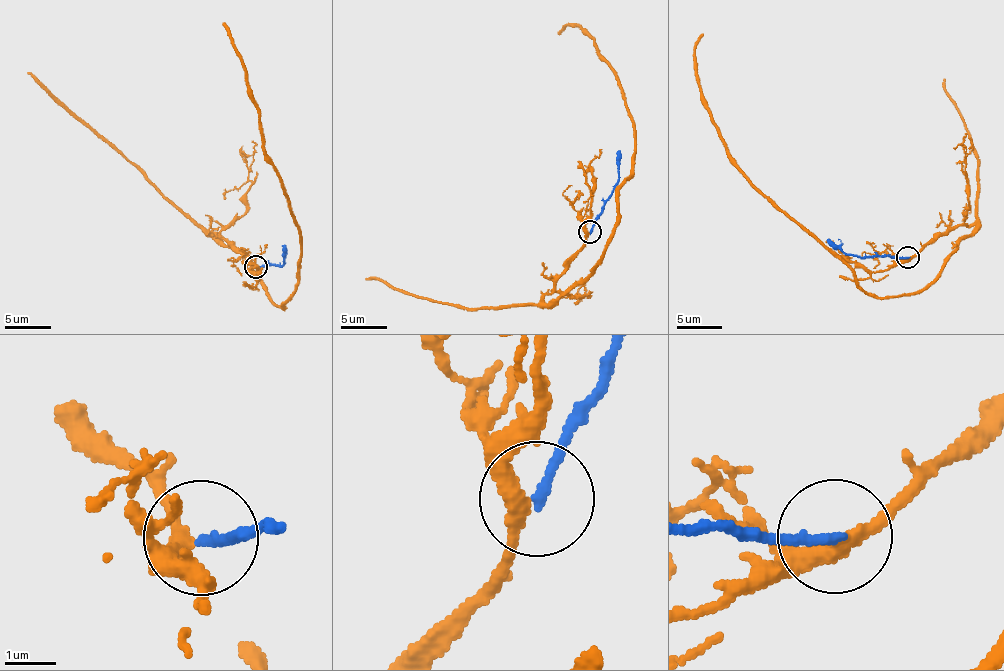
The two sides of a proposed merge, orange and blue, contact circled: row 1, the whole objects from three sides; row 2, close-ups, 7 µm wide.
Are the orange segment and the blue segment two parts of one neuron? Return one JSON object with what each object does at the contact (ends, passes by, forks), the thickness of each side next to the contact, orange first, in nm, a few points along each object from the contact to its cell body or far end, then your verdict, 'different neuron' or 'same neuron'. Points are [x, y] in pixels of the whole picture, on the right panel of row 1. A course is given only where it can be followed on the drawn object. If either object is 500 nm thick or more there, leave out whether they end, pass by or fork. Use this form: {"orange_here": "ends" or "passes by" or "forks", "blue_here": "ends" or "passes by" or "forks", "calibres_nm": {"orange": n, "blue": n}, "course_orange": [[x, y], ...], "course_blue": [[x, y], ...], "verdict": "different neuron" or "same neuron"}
{"orange_here": "passes by", "blue_here": "ends", "calibres_nm": {"orange": 320, "blue": 180}, "course_orange": [[907, 259], [954, 227], [977, 227], [918, 291], [873, 298], [728, 151], [701, 91], [694, 47], [703, 34]], "course_blue": [[907, 257], [844, 255], [826, 240]], "verdict": "same neuron"}

